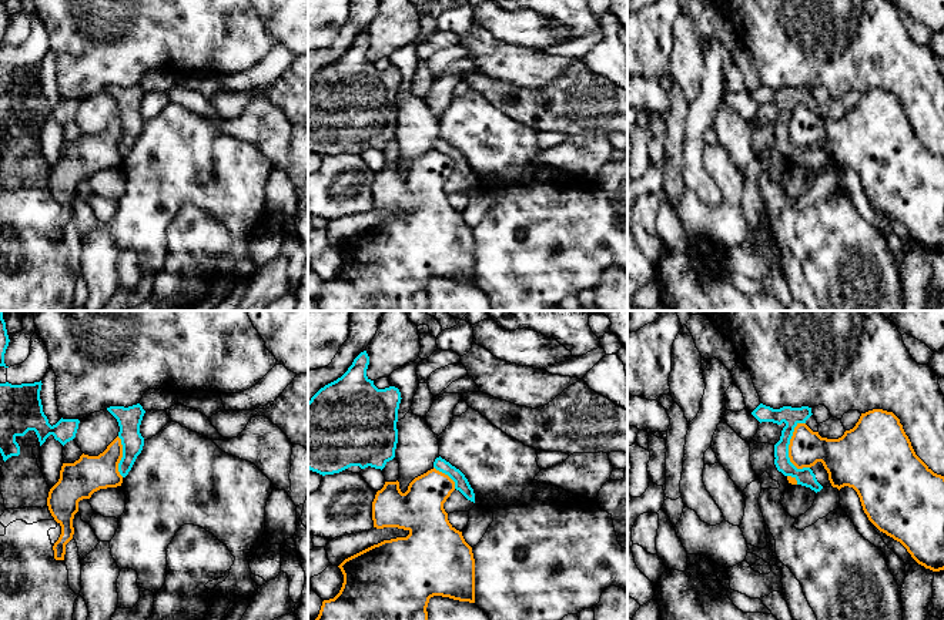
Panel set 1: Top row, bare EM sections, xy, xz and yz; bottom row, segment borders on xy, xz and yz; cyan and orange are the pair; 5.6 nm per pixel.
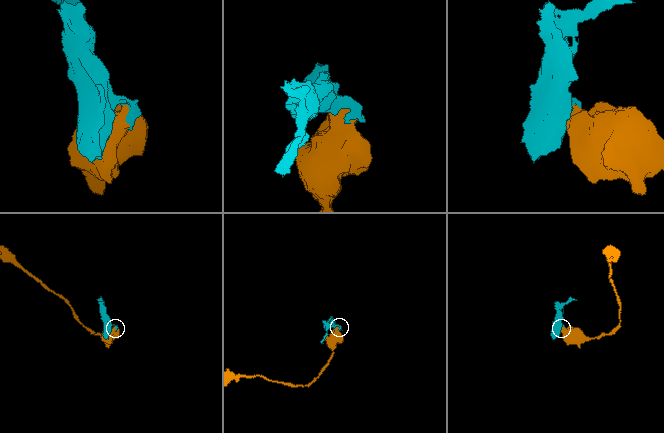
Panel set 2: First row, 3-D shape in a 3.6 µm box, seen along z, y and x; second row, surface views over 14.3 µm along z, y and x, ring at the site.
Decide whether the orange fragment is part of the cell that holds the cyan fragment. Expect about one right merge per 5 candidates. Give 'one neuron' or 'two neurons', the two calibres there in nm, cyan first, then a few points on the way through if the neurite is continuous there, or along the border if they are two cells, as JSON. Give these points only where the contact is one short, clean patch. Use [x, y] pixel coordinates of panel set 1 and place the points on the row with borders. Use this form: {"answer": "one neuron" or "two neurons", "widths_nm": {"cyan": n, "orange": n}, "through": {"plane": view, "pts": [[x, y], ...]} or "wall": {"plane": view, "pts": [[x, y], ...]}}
{"answer": "two neurons", "widths_nm": {"cyan": 100, "orange": 200}, "wall": {"plane": "yz", "pts": [[804, 422], [794, 428], [789, 445], [789, 461], [797, 469]]}}

